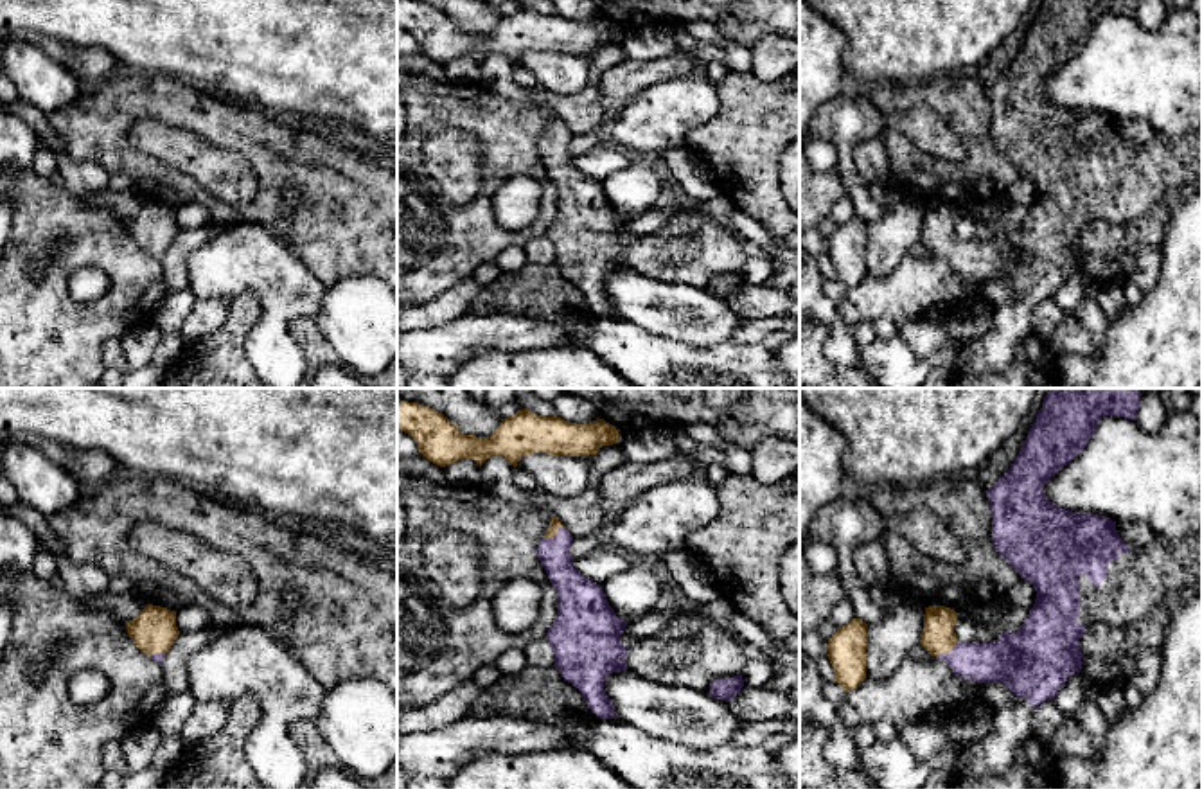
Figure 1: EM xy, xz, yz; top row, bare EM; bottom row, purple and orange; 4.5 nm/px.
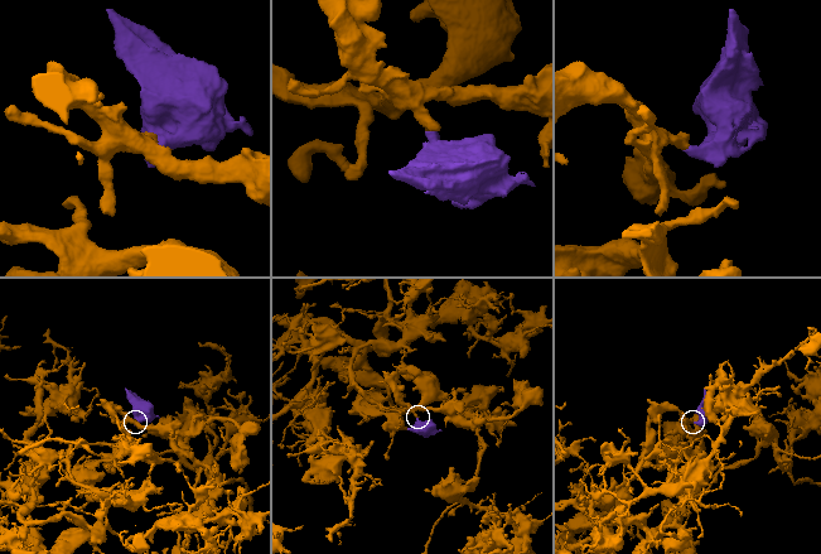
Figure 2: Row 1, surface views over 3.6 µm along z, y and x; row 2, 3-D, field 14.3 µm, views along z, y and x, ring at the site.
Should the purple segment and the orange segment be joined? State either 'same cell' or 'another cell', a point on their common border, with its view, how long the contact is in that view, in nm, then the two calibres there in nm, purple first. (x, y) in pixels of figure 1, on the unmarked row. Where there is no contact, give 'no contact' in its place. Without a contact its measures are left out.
same cell; meets purple in xz at (557, 130); contact 130 nm long; 140 nm thick on the purple side, 50 nm on the other

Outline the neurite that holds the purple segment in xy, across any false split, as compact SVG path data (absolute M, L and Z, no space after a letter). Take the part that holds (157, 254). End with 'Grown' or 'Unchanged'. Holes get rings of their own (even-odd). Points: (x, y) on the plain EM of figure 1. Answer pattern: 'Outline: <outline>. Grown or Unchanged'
Outline: M147 201L137 216L129 217L126 226L133 241L160 261L180 232L176 210L153 201Z. Grown

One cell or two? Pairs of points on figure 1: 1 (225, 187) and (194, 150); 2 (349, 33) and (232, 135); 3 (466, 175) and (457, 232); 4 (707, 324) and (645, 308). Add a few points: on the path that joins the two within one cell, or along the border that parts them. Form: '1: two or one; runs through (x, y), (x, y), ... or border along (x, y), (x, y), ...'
1: one; runs through (223, 178), (203, 159)
2: two; border along (221, 96), (261, 110)
3: two; border along (487, 173), (462, 205), (430, 180)
4: one; runs through (692, 315), (660, 310)

